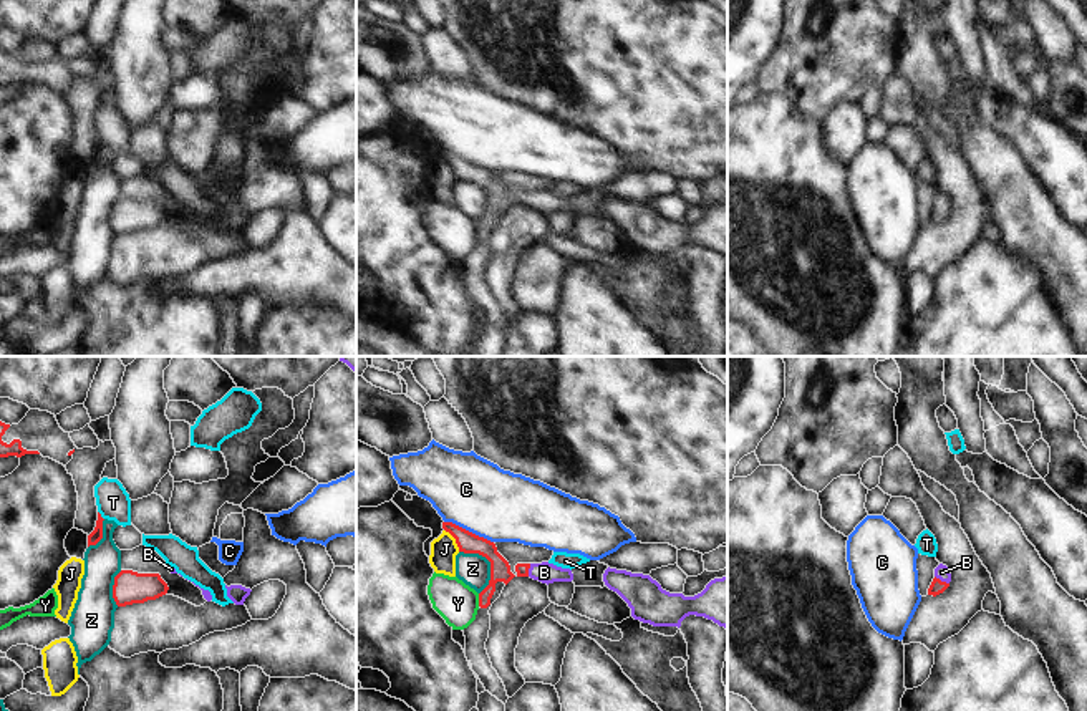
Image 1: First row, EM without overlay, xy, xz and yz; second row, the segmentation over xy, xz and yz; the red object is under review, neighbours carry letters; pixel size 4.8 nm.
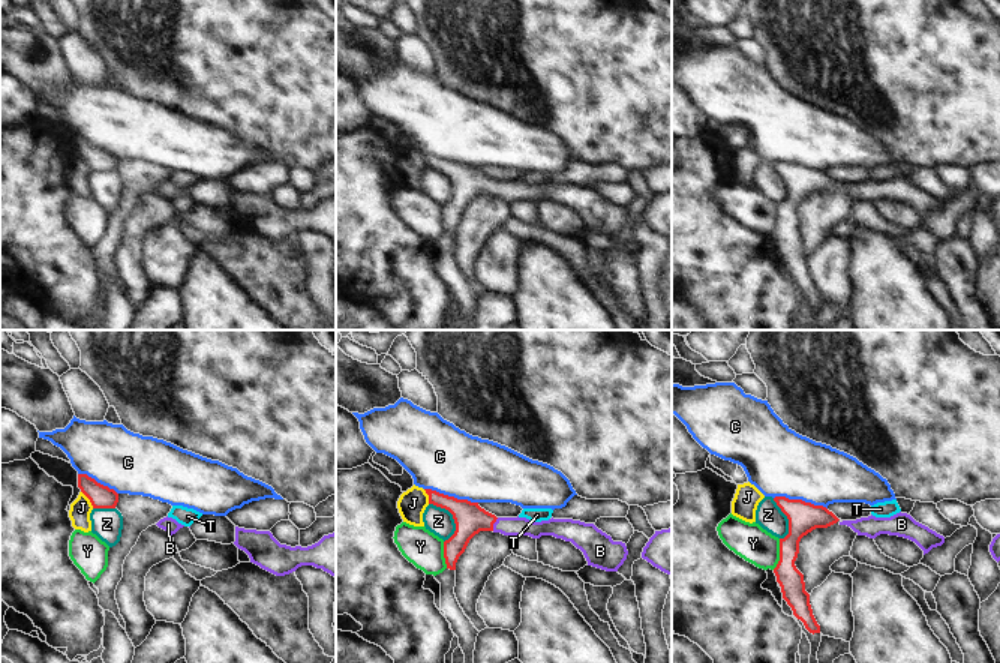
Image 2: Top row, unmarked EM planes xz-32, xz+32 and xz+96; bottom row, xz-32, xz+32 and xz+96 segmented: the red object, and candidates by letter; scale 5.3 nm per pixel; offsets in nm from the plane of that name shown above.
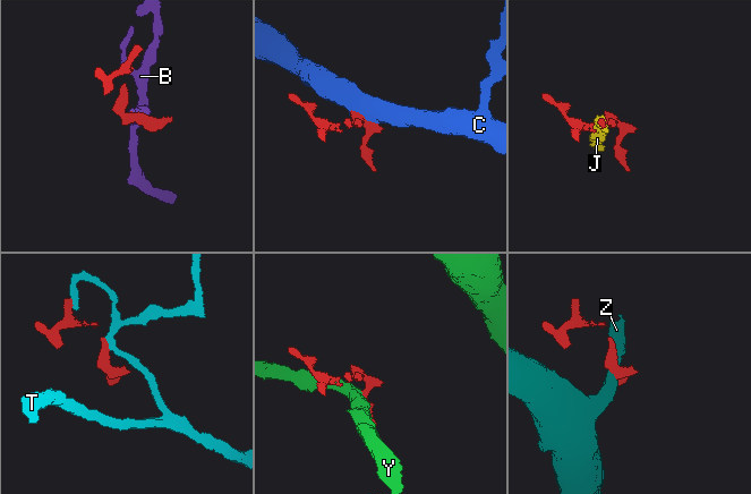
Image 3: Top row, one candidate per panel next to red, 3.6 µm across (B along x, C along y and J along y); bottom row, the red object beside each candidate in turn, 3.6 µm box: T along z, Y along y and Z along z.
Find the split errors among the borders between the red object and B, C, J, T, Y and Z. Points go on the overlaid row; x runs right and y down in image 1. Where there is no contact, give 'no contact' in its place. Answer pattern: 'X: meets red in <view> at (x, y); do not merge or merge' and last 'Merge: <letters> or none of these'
B: meets red in yz at (940, 580); merge
C: meets red in xz at (468, 531); do not merge
J: meets red in xz at (456, 541); do not merge
T: meets red in xy at (100, 516); do not merge
Y: meets red in xz at (479, 600); do not merge
Z: meets red in xz at (491, 564); do not merge
Merge: B

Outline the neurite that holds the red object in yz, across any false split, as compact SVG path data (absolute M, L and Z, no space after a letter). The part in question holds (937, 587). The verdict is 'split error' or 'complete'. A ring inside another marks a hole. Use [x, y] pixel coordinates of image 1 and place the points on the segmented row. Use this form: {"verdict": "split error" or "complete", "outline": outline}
{"verdict": "split error", "outline": "M940 563L935 568L935 578L928 588L928 595L936 597L936 595L943 593L949 587L949 582L951 582L951 573L949 573L948 567Z"}

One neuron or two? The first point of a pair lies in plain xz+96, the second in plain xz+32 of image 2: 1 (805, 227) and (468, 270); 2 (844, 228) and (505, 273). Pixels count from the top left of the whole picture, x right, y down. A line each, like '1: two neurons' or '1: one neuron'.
1: one neuron
2: two neurons

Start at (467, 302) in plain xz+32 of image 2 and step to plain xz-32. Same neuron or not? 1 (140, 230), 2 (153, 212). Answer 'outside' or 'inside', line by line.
1: outside
2: outside

